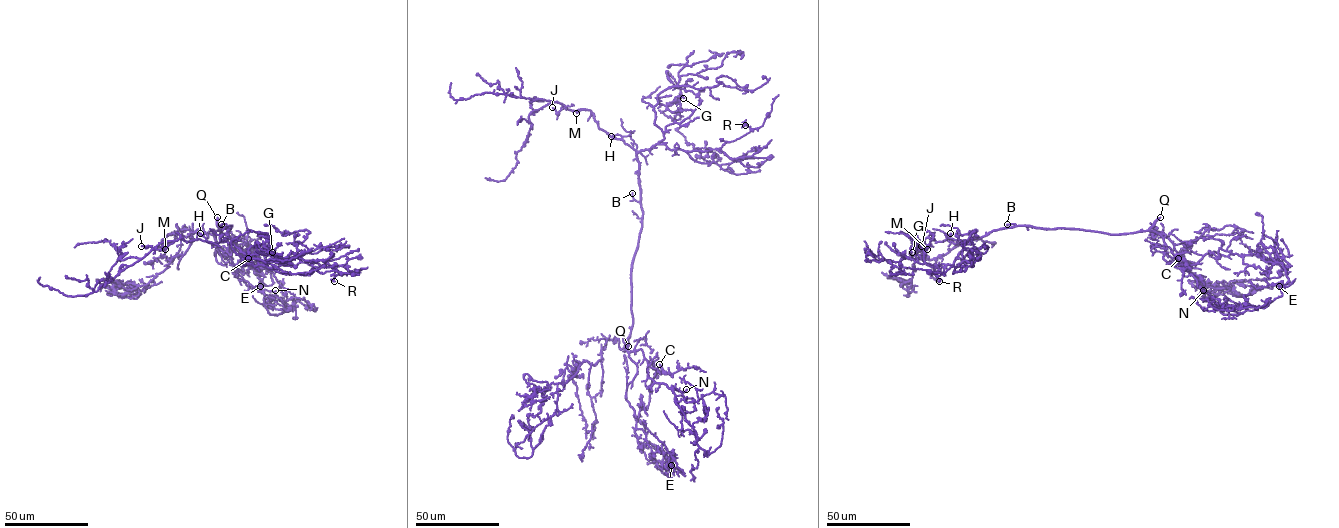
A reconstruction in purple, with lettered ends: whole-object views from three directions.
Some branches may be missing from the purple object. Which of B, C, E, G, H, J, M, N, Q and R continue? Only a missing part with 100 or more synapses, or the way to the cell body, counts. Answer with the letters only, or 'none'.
Q

